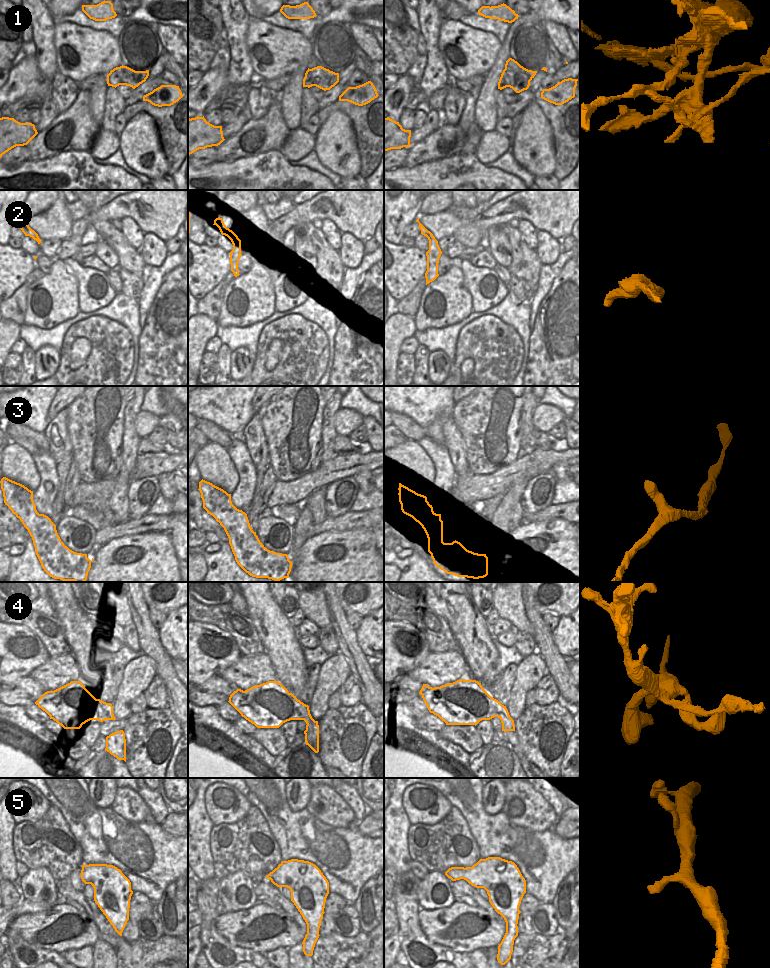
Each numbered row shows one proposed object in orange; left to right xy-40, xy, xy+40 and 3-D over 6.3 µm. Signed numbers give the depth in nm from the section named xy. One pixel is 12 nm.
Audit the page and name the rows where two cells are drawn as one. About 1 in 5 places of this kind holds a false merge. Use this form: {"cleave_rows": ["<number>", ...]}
{"cleave_rows": ["1"]}

